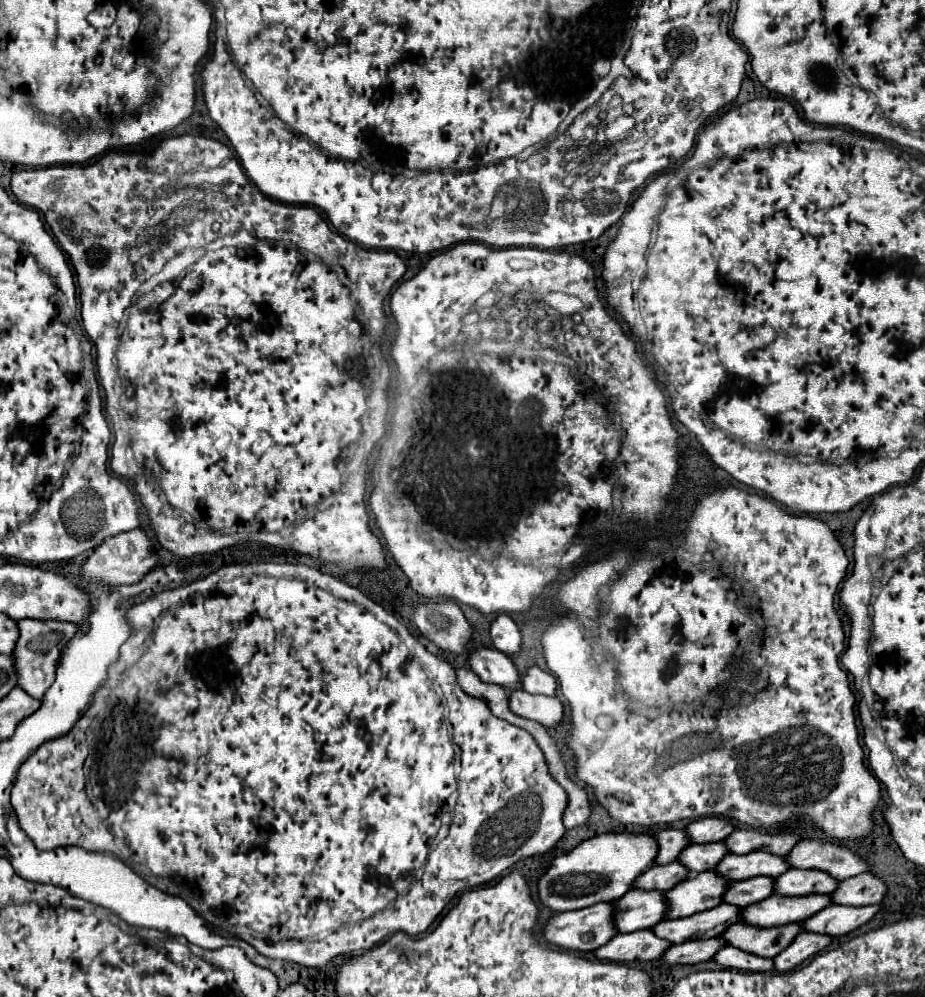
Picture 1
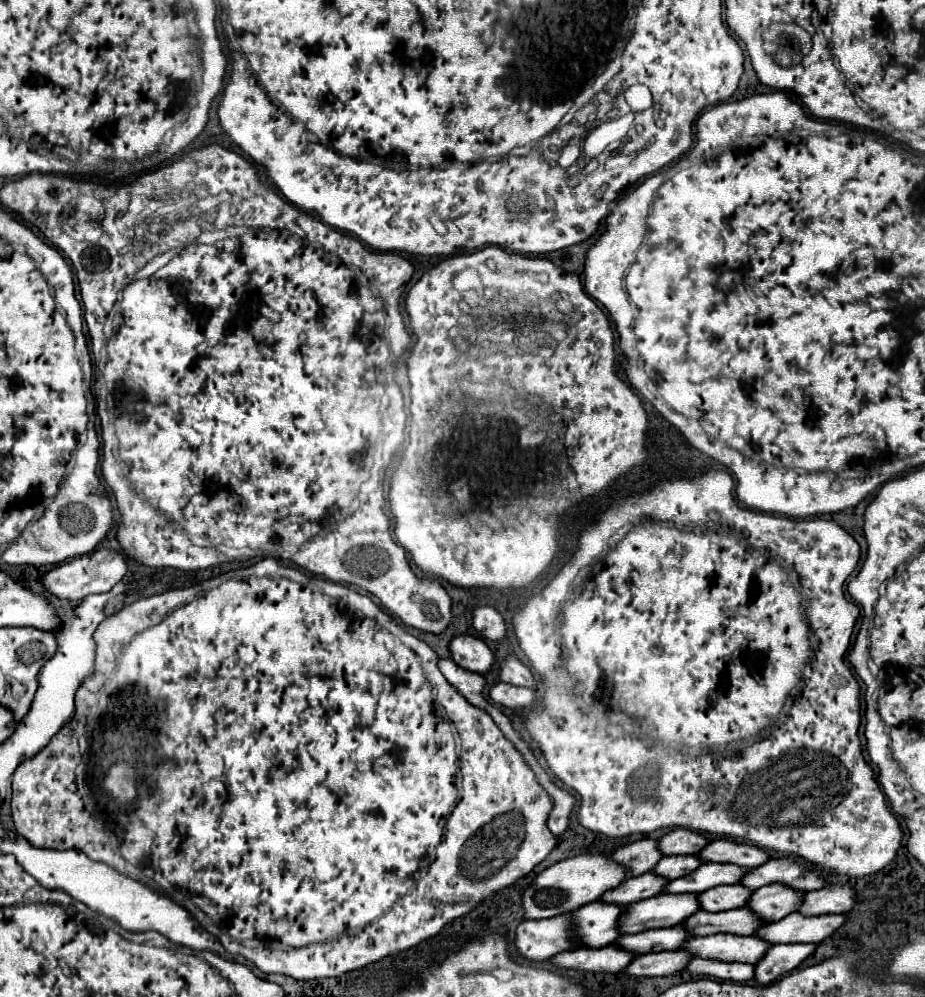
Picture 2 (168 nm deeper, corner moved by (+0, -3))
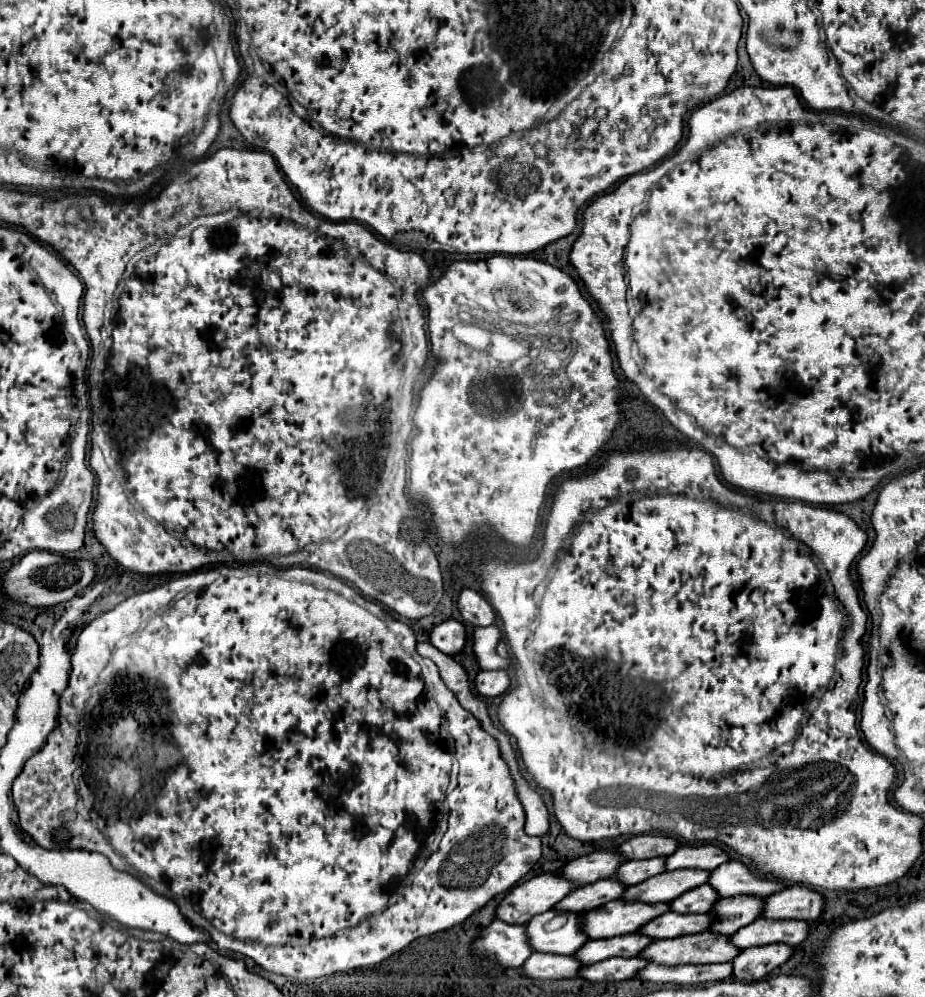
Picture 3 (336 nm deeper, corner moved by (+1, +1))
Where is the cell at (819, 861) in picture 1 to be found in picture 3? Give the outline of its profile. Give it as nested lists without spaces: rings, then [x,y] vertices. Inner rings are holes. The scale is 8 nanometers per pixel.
[[[731,860],[715,868],[709,878],[709,884],[721,896],[739,896],[739,894],[767,896],[787,888],[787,884],[775,882],[775,878],[759,878],[759,874],[755,874],[753,868],[749,868],[745,862],[739,860]]]

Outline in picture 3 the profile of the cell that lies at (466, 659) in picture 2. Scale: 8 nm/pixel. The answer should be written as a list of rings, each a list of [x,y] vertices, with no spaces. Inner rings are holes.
[[[453,618],[447,622],[441,622],[431,630],[431,644],[449,656],[463,652],[465,642],[467,642],[465,626]]]

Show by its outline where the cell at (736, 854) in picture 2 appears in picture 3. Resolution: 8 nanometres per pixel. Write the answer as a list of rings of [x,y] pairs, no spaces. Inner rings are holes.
[[[685,844],[675,854],[667,856],[667,870],[679,868],[701,868],[701,870],[715,870],[723,862],[731,858],[727,852],[715,844]]]

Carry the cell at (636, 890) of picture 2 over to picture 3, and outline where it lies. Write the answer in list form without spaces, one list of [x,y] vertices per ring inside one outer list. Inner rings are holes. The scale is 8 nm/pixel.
[[[617,878],[611,880],[597,880],[587,886],[575,888],[567,898],[563,898],[555,908],[557,910],[569,910],[569,912],[587,912],[593,910],[595,906],[603,906],[611,900],[617,900],[623,896],[627,886],[619,882]]]

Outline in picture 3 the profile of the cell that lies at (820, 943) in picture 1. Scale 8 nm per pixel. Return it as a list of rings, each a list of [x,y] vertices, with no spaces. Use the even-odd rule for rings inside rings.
[[[767,944],[757,948],[747,948],[733,960],[733,974],[739,980],[761,980],[769,976],[775,968],[785,964],[793,956],[793,946]]]

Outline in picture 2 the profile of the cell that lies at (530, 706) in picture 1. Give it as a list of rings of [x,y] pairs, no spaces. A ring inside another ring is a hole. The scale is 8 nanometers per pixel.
[[[506,682],[492,684],[488,690],[488,696],[494,704],[506,706],[506,708],[528,708],[536,700],[534,690],[514,686],[514,684],[506,684]]]

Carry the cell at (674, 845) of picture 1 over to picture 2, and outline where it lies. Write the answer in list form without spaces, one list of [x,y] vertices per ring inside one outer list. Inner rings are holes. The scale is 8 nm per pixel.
[[[644,838],[632,844],[620,846],[610,854],[610,858],[612,862],[624,866],[630,876],[640,876],[644,872],[650,872],[652,866],[656,866],[658,858],[662,858],[662,854],[656,850],[656,840]]]

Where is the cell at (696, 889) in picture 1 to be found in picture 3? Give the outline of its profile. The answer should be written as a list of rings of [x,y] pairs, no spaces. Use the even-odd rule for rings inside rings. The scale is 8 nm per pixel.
[[[613,900],[595,910],[589,910],[583,920],[583,928],[591,940],[613,938],[621,934],[639,932],[651,918],[669,912],[669,902],[657,902],[655,906],[645,902]]]

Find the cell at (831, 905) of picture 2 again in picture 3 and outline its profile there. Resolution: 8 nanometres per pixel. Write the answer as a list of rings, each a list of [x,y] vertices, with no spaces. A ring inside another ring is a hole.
[[[789,886],[765,898],[765,918],[815,920],[825,908],[825,898],[807,886]]]

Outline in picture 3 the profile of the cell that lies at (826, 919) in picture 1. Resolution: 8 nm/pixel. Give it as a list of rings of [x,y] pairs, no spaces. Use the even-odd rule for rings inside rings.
[[[757,918],[749,926],[743,926],[743,930],[737,930],[731,936],[731,942],[741,950],[751,946],[775,944],[775,942],[799,946],[807,938],[809,928],[811,928],[811,922],[799,922],[799,920],[771,922],[769,918]]]

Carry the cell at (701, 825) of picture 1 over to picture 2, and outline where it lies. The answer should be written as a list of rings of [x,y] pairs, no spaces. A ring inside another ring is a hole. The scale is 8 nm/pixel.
[[[674,828],[662,838],[658,838],[658,850],[666,856],[686,856],[686,854],[698,854],[700,848],[704,848],[708,840],[702,834],[690,832],[686,828]]]

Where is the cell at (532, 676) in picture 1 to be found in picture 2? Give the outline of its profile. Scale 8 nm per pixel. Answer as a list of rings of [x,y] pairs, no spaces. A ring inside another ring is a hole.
[[[506,656],[498,668],[498,674],[500,674],[500,680],[510,682],[514,686],[526,686],[526,688],[534,686],[534,676],[530,668],[524,666],[516,656]]]

